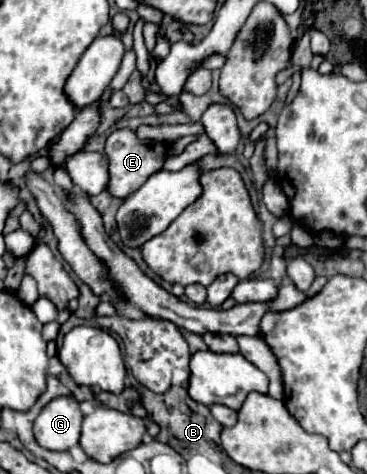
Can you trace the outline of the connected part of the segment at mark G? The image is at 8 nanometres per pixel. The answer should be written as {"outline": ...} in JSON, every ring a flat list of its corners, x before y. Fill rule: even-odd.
{"outline":[[57,397,35,419,37,443,49,451,69,451,79,445,83,413,73,397]]}

